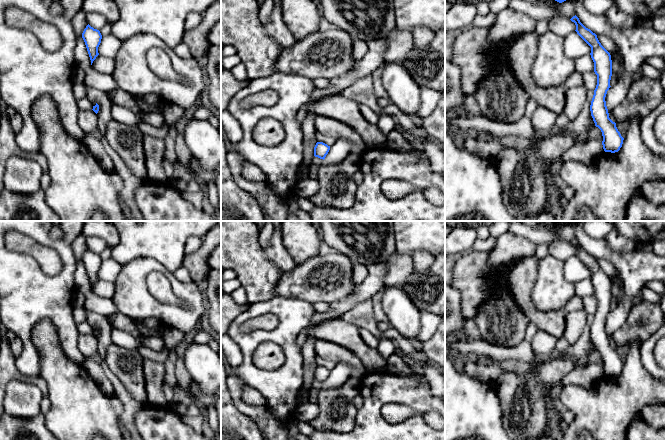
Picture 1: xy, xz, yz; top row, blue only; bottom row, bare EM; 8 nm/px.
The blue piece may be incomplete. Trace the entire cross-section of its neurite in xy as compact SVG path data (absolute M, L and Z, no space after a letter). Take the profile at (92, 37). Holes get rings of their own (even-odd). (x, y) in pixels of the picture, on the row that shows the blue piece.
M88 24L82 33L82 38L85 42L92 65L93 61L99 55L98 47L101 43L102 35L99 30L94 29Z

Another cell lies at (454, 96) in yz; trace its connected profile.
M445 58L445 115L459 114L467 95L461 87L461 69Z

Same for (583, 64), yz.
M585 55L574 60L576 71L581 74L586 72L594 72L594 62L591 55Z

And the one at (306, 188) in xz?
M305 178L300 180L295 188L294 192L298 198L308 198L310 199L319 191L319 183L316 179Z

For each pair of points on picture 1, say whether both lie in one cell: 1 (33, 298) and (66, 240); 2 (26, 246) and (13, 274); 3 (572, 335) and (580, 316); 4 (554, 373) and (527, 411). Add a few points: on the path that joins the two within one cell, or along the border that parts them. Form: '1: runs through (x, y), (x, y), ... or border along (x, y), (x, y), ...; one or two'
1: runs through (49, 290), (66, 273), (66, 256); one
2: border along (10, 249), (16, 252), (28, 253), (40, 268); two
3: runs through (573, 330), (575, 321); one
4: runs through (545, 382), (527, 402); one

